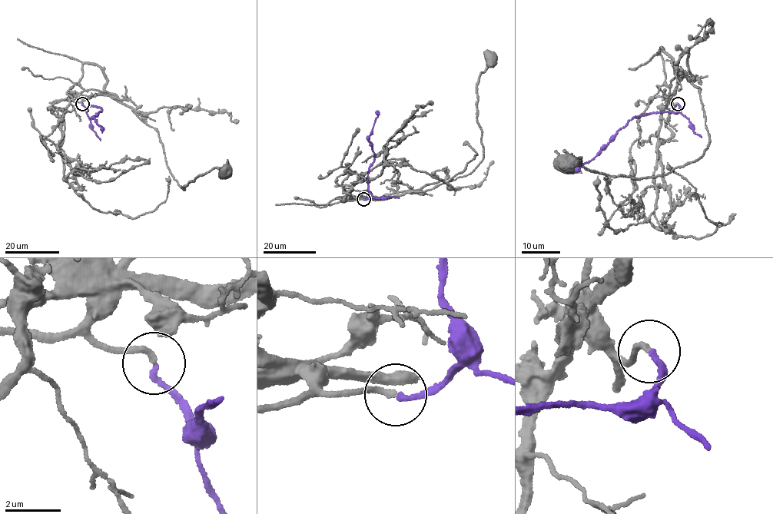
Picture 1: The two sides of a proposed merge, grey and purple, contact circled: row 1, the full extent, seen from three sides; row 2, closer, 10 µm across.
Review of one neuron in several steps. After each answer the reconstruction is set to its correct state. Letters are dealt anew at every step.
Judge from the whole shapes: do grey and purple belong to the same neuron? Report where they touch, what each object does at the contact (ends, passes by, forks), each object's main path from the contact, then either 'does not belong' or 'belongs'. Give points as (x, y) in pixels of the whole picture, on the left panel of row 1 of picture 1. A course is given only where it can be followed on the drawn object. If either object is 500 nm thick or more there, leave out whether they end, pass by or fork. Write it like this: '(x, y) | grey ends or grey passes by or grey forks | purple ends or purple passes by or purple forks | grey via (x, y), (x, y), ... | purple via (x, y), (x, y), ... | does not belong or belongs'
(82, 104) | grey ends | purple ends | grey via (82, 104), (80, 96), (100, 94), (131, 108), (157, 132), (169, 172), (184, 190), (200, 174), (224, 170) | purple via (82, 104), (86, 110), (91, 105), (101, 109), (94, 117), (101, 129) | belongs

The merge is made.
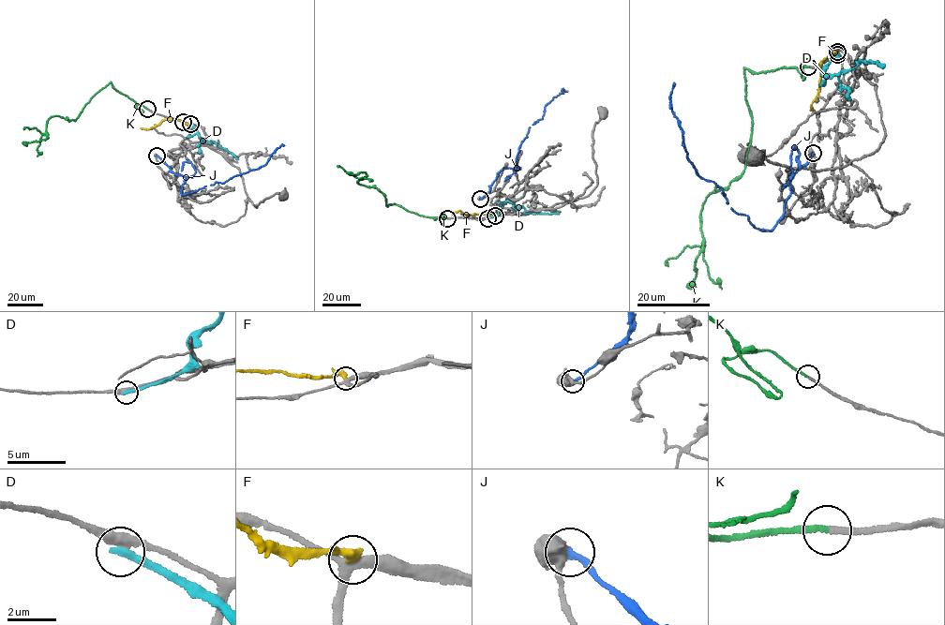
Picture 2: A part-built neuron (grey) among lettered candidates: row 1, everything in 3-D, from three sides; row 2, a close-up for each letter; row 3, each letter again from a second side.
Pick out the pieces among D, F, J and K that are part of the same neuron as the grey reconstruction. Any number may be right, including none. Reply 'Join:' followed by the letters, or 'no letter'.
Join: K

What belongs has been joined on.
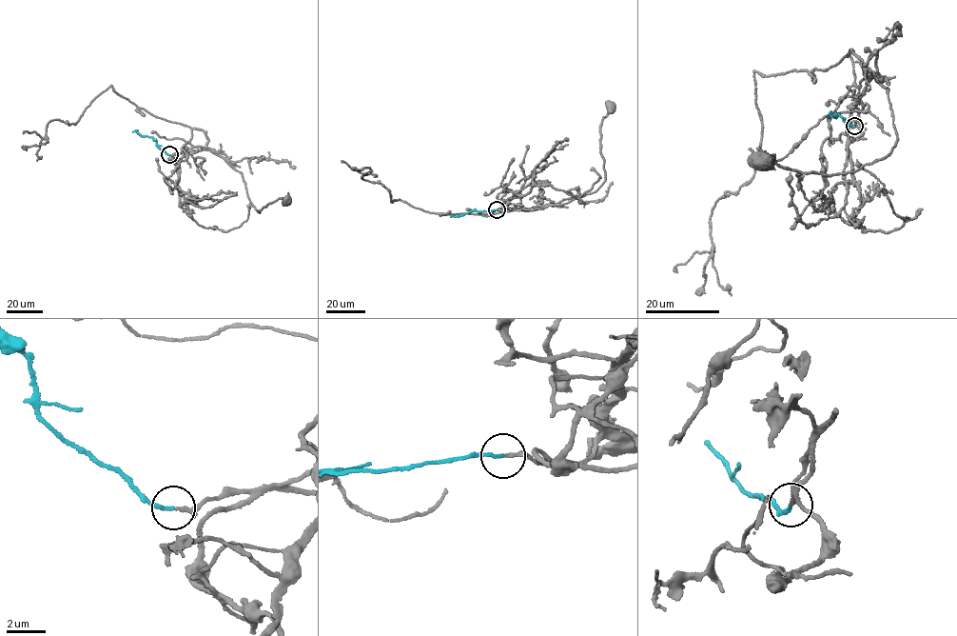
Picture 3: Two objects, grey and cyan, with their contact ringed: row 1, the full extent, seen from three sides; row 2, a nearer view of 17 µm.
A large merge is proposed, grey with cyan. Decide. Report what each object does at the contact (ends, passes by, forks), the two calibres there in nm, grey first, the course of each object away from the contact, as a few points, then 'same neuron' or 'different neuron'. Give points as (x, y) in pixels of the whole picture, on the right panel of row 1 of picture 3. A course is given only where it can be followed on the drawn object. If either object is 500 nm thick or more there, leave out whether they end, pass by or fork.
grey passes by | cyan ends | 120/180 nm | grey via (854, 125), (874, 76), (889, 89), (897, 138), (888, 154), (829, 175), (786, 168), (773, 154), (755, 162) | cyan via (854, 126), (847, 125), (835, 112), (835, 117), (829, 112), (830, 118) | same neuron

